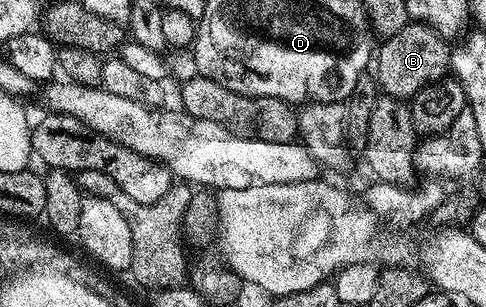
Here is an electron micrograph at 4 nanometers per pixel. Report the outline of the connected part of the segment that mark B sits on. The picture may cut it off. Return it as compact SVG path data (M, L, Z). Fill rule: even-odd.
M410 23L406 27L402 27L402 31L398 31L398 35L390 35L379 42L374 53L374 70L376 69L374 77L379 88L387 96L411 99L416 96L418 91L422 91L422 87L435 81L443 81L445 77L449 76L451 63L452 49L441 34L427 23Z

